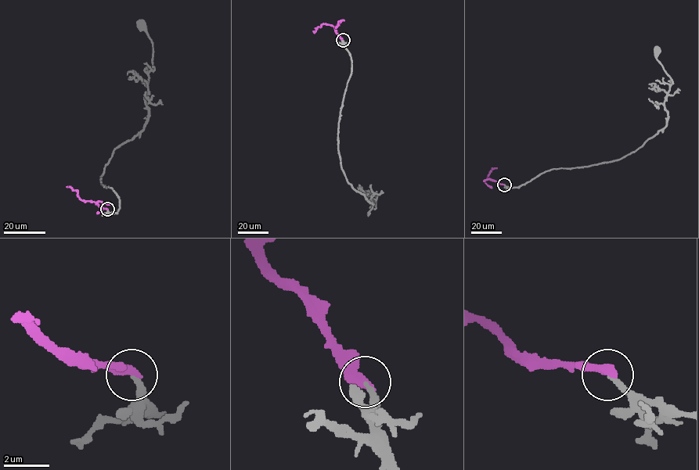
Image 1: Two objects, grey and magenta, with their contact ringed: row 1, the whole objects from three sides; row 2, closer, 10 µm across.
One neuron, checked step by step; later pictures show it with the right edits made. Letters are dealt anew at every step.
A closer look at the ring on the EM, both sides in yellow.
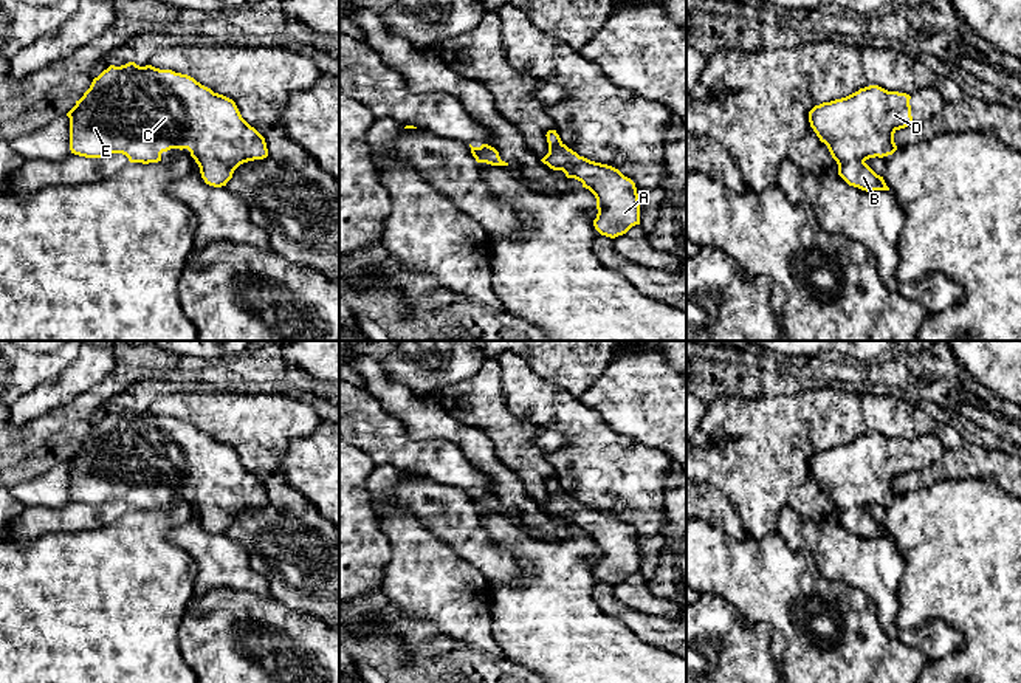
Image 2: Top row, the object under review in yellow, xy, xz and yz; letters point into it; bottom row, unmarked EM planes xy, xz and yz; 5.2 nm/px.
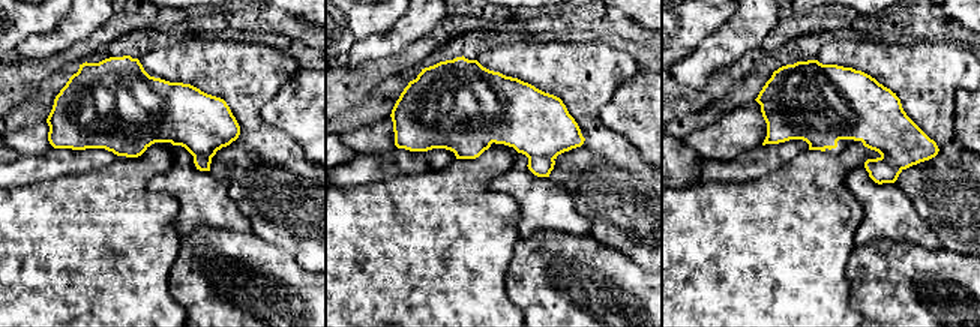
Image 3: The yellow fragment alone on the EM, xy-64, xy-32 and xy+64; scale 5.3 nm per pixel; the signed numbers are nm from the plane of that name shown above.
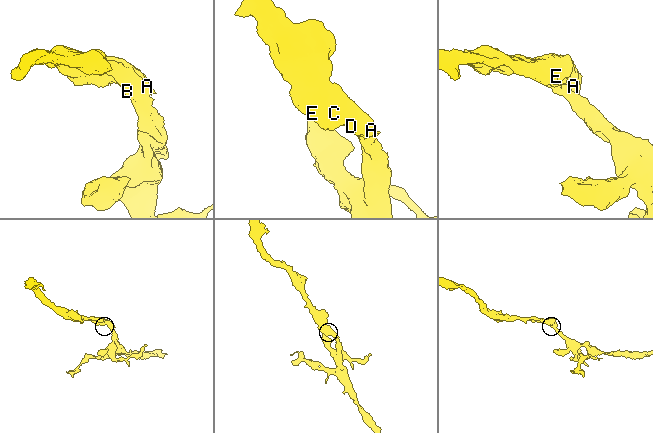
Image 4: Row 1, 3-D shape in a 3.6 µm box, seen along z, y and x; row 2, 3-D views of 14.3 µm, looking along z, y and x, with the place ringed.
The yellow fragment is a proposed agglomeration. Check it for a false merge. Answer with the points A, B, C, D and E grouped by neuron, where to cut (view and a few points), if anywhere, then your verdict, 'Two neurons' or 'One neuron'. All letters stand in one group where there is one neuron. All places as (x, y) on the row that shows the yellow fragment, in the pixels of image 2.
Groups: A B C D E. No split. One neuron

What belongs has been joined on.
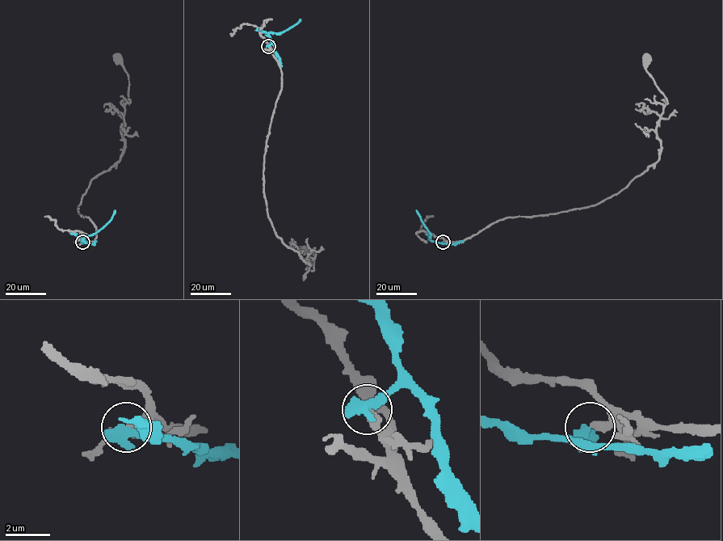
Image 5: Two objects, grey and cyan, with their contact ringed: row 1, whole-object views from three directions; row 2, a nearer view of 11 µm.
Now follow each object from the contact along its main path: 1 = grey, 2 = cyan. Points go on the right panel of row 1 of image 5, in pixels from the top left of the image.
1: (443, 242), (463, 241), (509, 217), (594, 206), (653, 165), (667, 102), (645, 69), (646, 57)
2: (443, 242), (435, 243), (430, 239), (430, 233), (416, 210)

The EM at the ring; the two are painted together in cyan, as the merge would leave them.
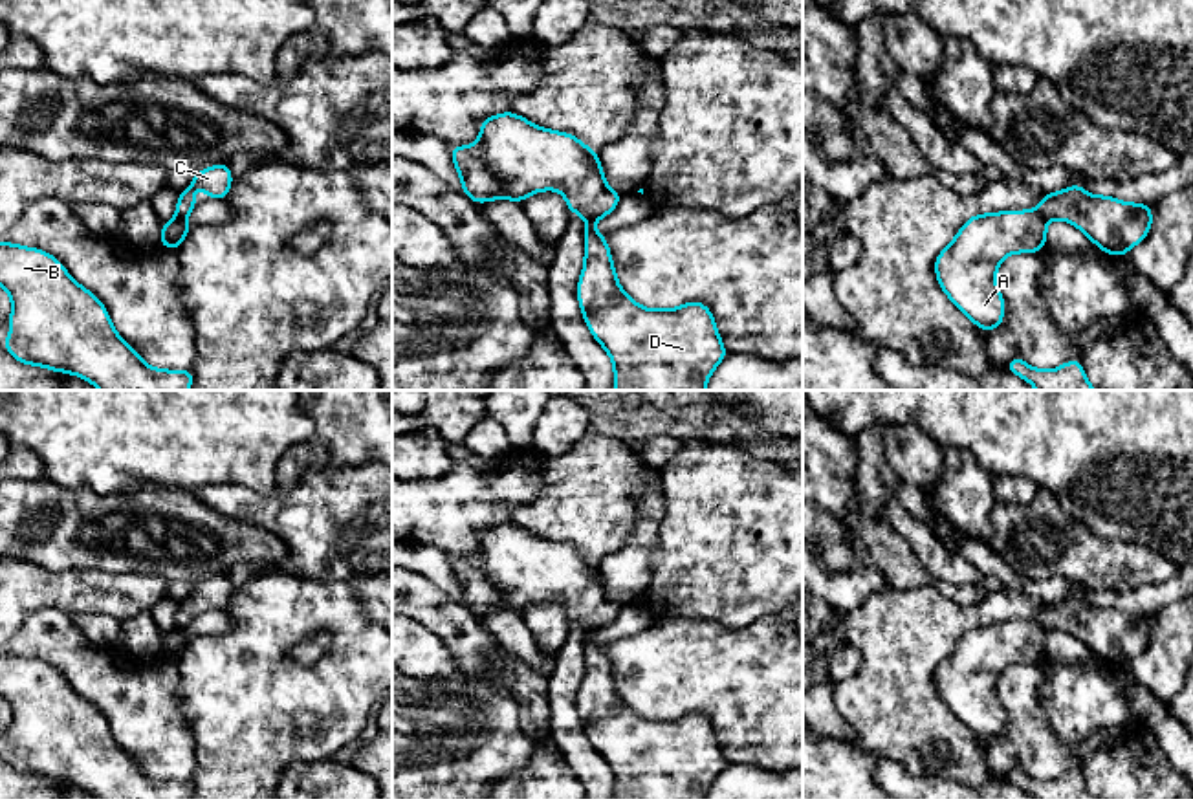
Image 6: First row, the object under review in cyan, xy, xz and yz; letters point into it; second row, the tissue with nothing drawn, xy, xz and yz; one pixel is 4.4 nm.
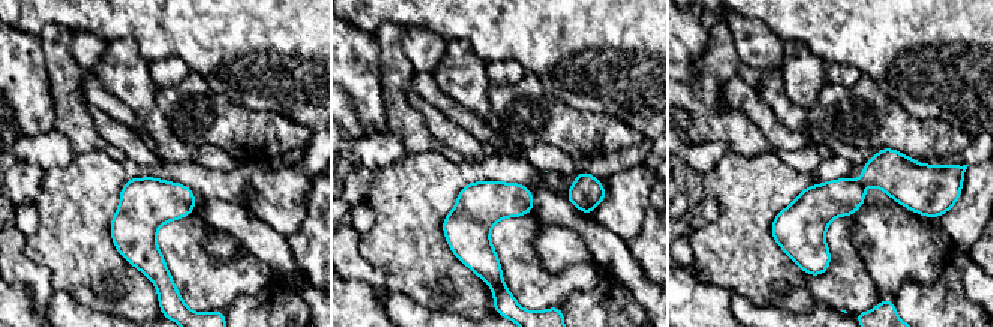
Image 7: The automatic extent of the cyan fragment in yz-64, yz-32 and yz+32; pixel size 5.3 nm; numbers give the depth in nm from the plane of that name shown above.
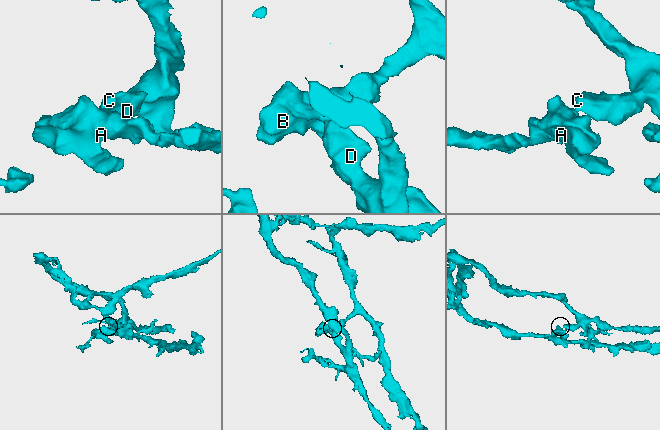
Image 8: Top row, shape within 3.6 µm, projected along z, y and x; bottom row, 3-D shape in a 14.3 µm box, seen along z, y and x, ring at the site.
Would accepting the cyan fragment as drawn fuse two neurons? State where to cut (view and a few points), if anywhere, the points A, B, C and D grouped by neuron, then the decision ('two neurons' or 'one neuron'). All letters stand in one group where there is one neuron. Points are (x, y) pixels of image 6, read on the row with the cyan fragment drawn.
yz (1036, 211), (1045, 220) | A B / C D | two neurons

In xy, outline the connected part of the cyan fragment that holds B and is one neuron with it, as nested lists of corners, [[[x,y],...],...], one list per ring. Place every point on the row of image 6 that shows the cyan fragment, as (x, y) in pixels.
[[[0,242],[0,286],[13,301],[11,334],[2,348],[16,361],[75,374],[101,390],[187,390],[194,383],[194,370],[158,370],[143,363],[112,326],[103,302],[77,284],[53,255]]]

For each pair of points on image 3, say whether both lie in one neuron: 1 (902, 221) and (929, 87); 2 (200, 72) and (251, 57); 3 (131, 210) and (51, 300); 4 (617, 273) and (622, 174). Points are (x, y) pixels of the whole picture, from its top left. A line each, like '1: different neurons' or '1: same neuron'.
1: different neurons
2: same neuron
3: same neuron
4: different neurons

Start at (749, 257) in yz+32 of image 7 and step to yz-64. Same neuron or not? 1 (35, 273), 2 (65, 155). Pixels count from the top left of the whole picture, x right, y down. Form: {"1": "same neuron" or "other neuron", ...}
{"1": "other neuron", "2": "other neuron"}

